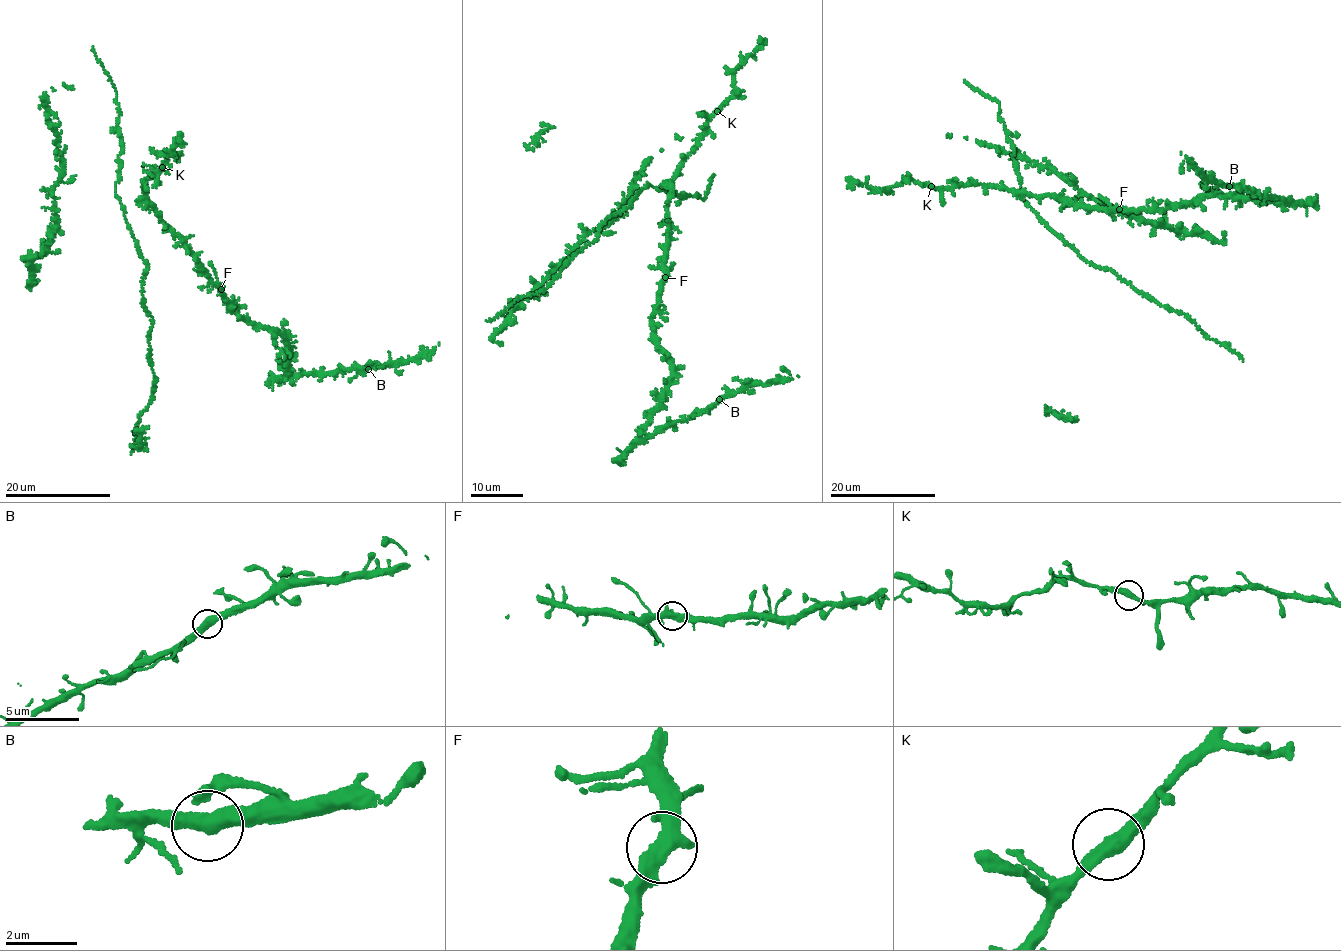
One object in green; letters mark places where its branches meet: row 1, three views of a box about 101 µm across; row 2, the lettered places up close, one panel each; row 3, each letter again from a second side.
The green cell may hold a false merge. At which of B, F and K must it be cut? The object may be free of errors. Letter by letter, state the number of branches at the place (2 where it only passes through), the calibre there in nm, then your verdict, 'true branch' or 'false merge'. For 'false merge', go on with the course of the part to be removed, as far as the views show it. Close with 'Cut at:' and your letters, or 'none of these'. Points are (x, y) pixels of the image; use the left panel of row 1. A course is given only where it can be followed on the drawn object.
B: 2 | 460 nm | true branch
F: 2 | 460 nm | true branch
K: 2 | 460 nm | true branch
Cut at: none of these

